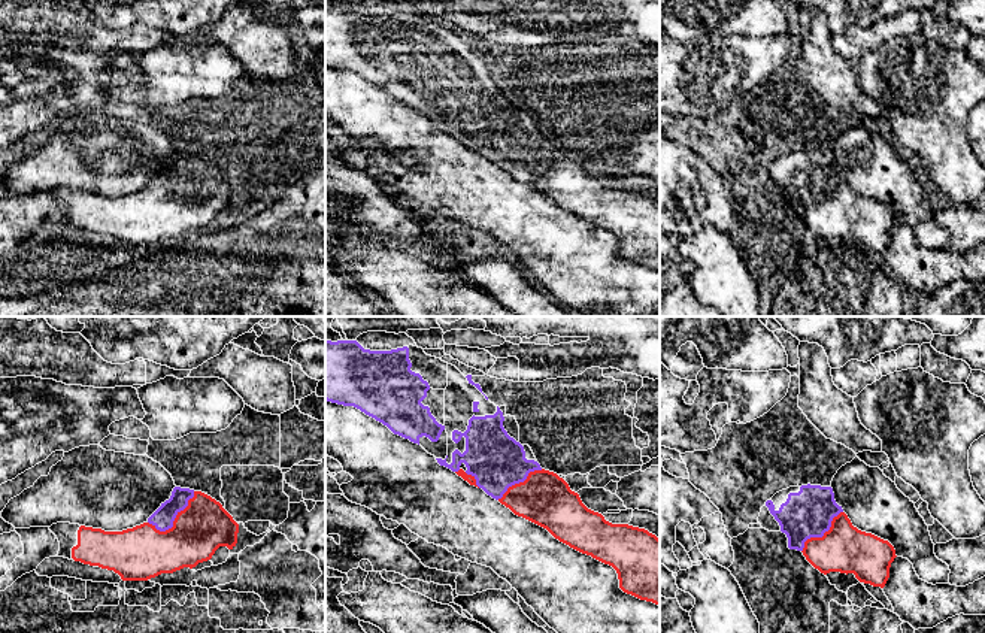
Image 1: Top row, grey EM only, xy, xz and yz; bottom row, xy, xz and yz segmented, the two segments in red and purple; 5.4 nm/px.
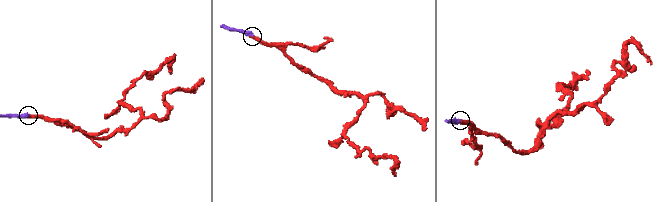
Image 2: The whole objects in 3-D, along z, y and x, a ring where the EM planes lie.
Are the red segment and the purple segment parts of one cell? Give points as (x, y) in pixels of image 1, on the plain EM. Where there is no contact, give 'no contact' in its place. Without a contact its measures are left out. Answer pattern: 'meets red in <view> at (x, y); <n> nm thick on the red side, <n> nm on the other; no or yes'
meets red in xy at (173, 187); 280 nm thick on the red side, 120 nm on the other; yes

